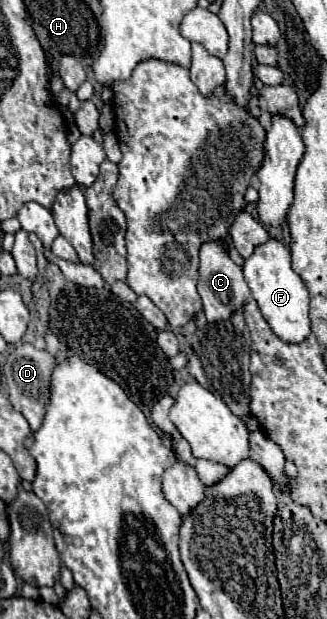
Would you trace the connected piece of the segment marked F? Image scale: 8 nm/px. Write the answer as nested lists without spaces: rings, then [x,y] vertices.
[[[277,239],[261,243],[243,265],[251,295],[275,335],[287,343],[301,343],[309,333],[309,293],[301,277],[291,269],[291,251]]]

